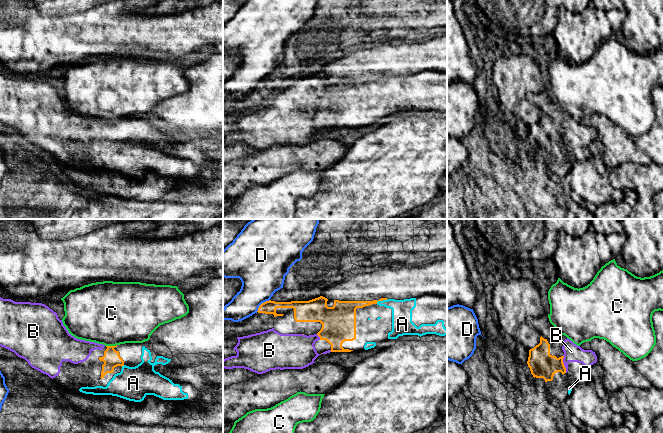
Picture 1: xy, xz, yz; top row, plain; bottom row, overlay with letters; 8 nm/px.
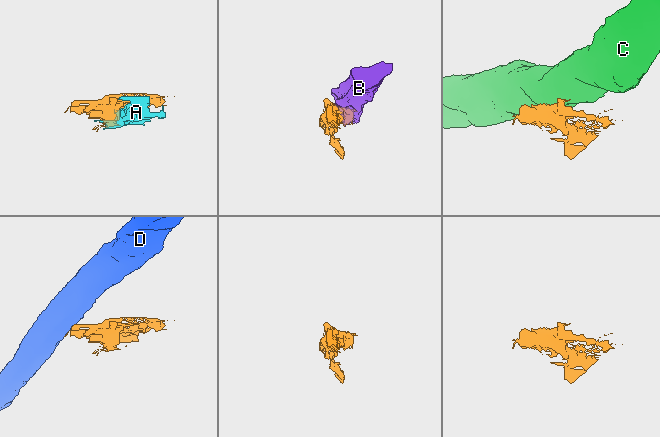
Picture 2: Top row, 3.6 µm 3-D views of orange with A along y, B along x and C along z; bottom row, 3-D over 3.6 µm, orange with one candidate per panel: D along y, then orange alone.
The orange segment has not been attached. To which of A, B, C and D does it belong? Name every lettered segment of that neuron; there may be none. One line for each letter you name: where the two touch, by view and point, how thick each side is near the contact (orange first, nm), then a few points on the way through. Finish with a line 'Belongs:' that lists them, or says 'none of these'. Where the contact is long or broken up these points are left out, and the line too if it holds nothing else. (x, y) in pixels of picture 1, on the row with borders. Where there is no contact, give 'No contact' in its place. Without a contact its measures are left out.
A: Touches orange at xz (381, 300). Thickness 90 nm (orange) against 160 nm
B: Touches orange at yz (563, 364). Thickness 200 nm (orange) against 140 nm. Path across: yz (543, 365), (563, 364), (572, 353)
Belongs: A, B

